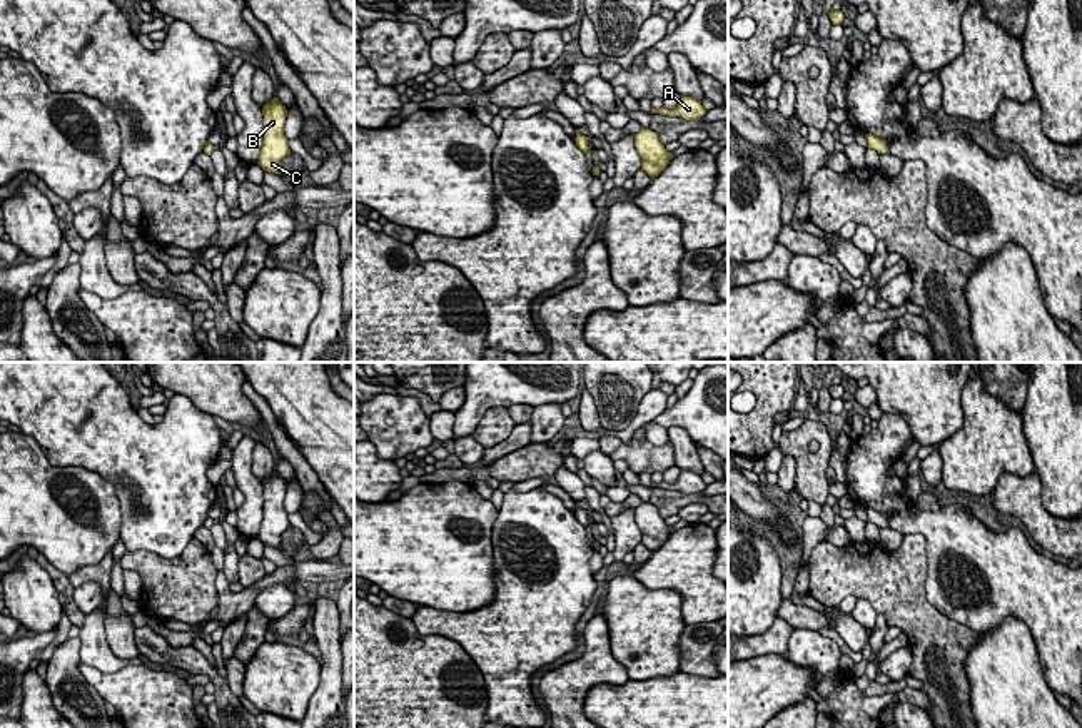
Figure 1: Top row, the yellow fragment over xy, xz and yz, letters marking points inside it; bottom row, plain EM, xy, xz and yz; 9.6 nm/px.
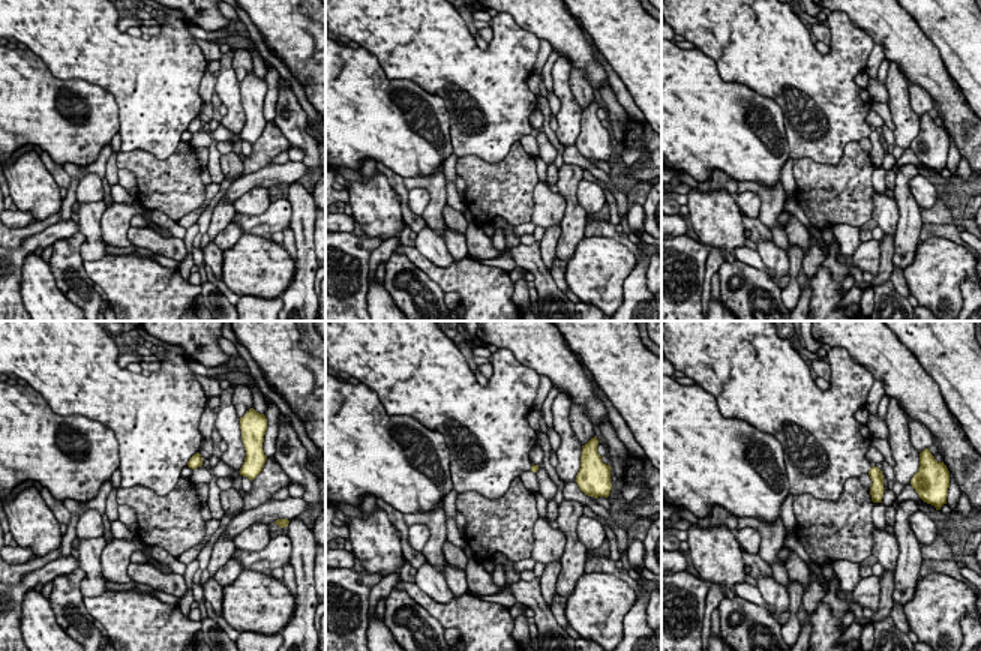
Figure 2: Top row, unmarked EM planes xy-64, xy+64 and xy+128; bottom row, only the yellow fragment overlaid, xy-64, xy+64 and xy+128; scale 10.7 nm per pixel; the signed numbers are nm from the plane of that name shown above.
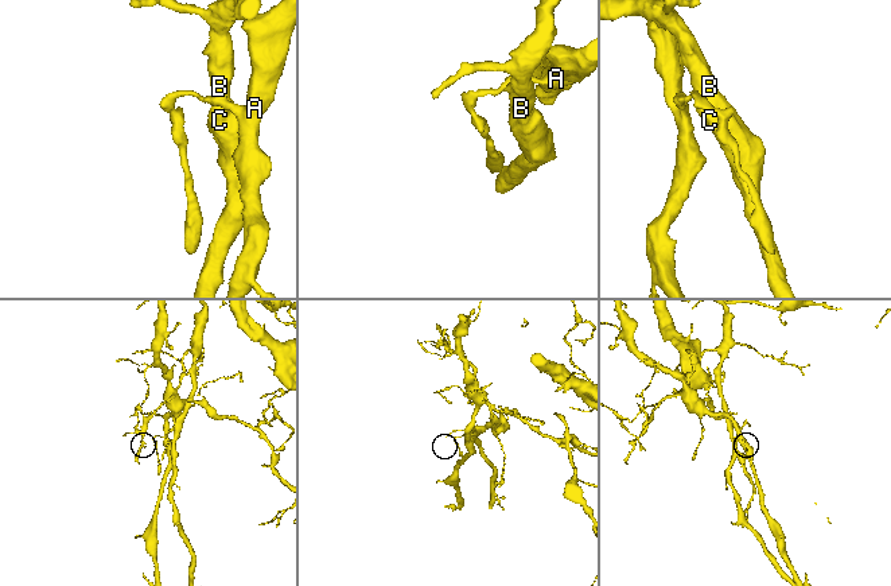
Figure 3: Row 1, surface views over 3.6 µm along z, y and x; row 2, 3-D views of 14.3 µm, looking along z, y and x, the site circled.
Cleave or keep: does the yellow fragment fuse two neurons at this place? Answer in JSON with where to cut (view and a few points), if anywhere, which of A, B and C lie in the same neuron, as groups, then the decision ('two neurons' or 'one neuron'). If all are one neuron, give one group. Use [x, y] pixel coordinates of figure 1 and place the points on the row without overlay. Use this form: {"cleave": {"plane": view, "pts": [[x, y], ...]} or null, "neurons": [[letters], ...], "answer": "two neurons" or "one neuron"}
{"cleave": {"plane": "xy", "pts": [[207, 518], [209, 528]]}, "neurons": [["A"], ["B", "C"]], "answer": "two neurons"}

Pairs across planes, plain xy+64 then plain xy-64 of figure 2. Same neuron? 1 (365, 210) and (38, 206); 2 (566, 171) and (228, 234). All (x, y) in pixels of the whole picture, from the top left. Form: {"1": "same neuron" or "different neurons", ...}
{"1": "same neuron", "2": "same neuron"}

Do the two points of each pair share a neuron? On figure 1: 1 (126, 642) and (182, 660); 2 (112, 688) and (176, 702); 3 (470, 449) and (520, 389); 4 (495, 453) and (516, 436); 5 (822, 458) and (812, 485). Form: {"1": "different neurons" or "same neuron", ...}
{"1": "different neurons", "2": "same neuron", "3": "different neurons", "4": "same neuron", "5": "same neuron"}

